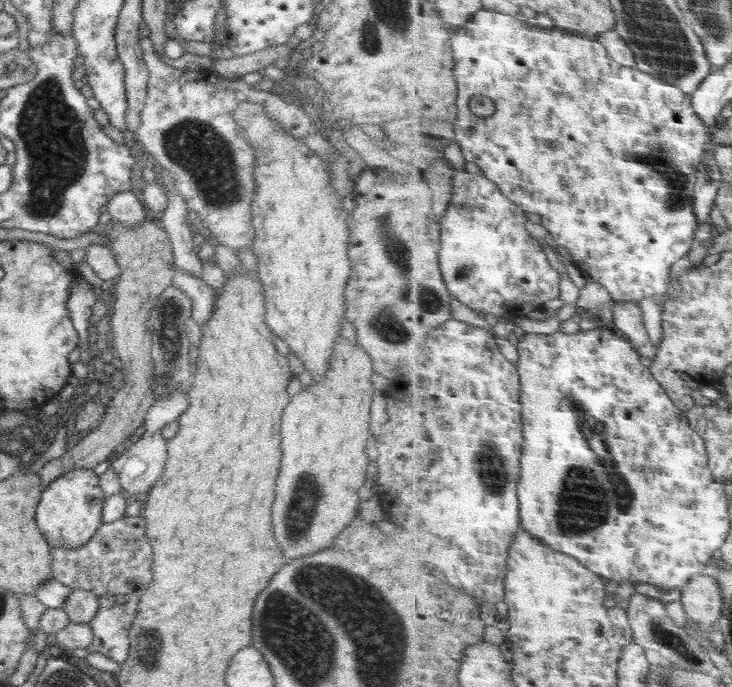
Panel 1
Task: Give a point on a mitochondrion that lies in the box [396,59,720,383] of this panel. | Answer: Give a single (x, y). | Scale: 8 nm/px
(659, 158)

